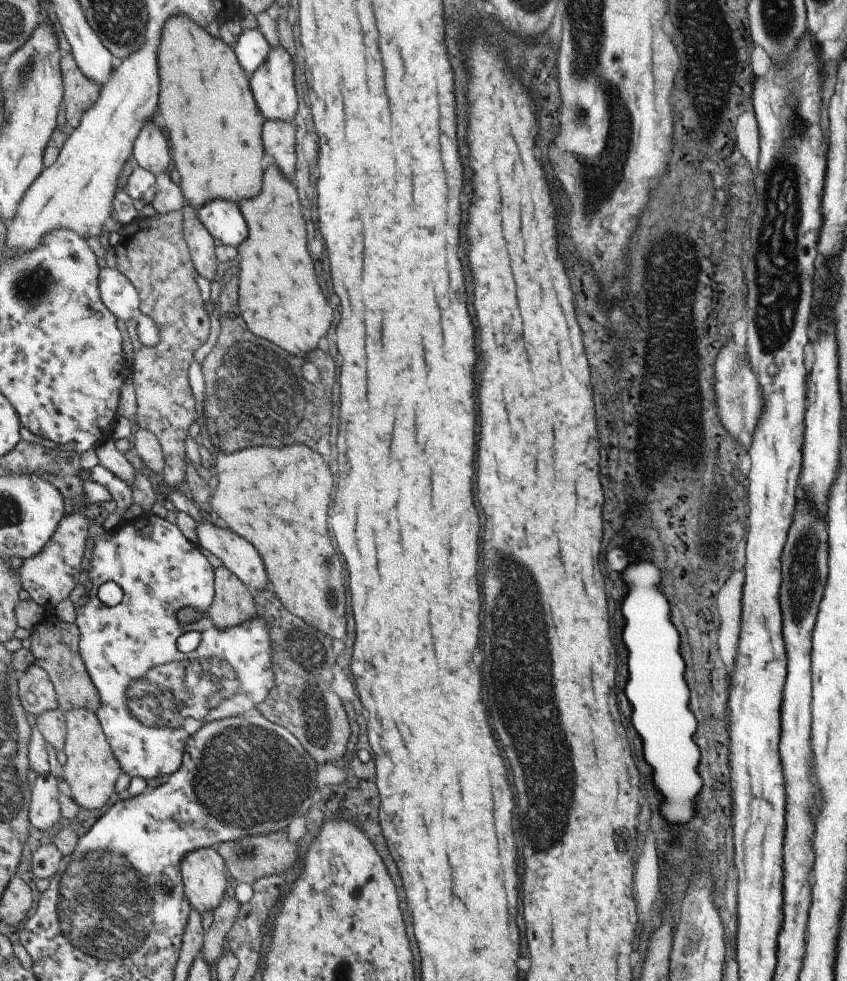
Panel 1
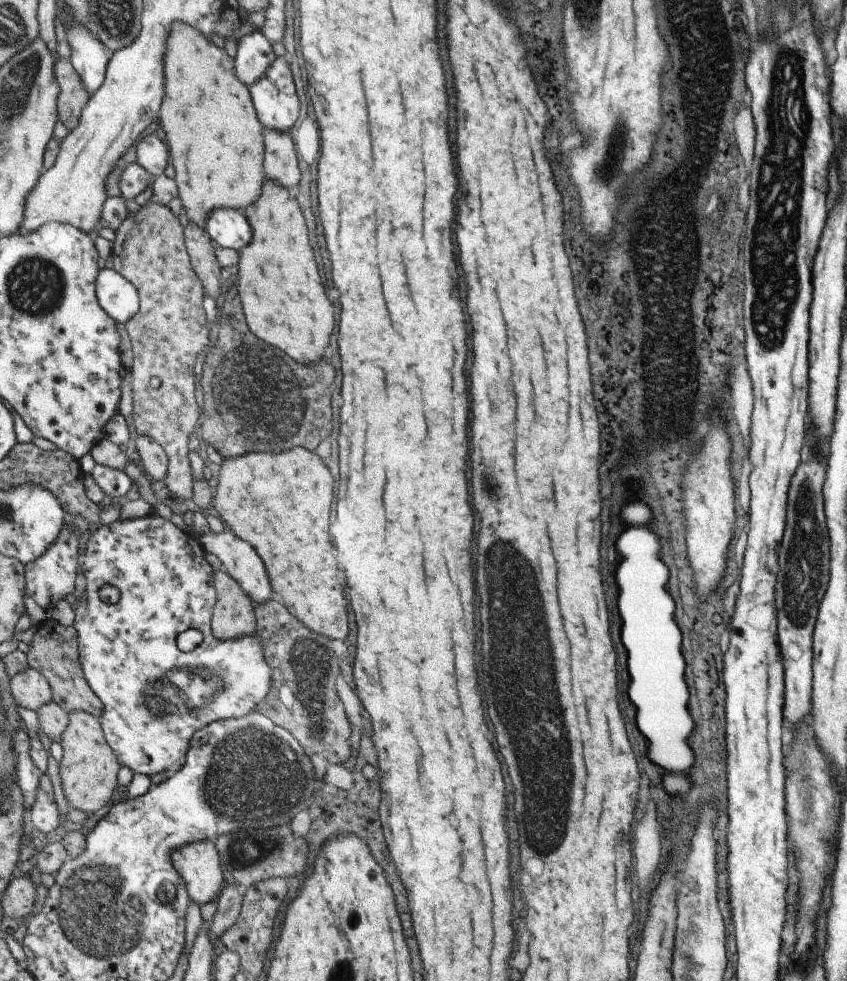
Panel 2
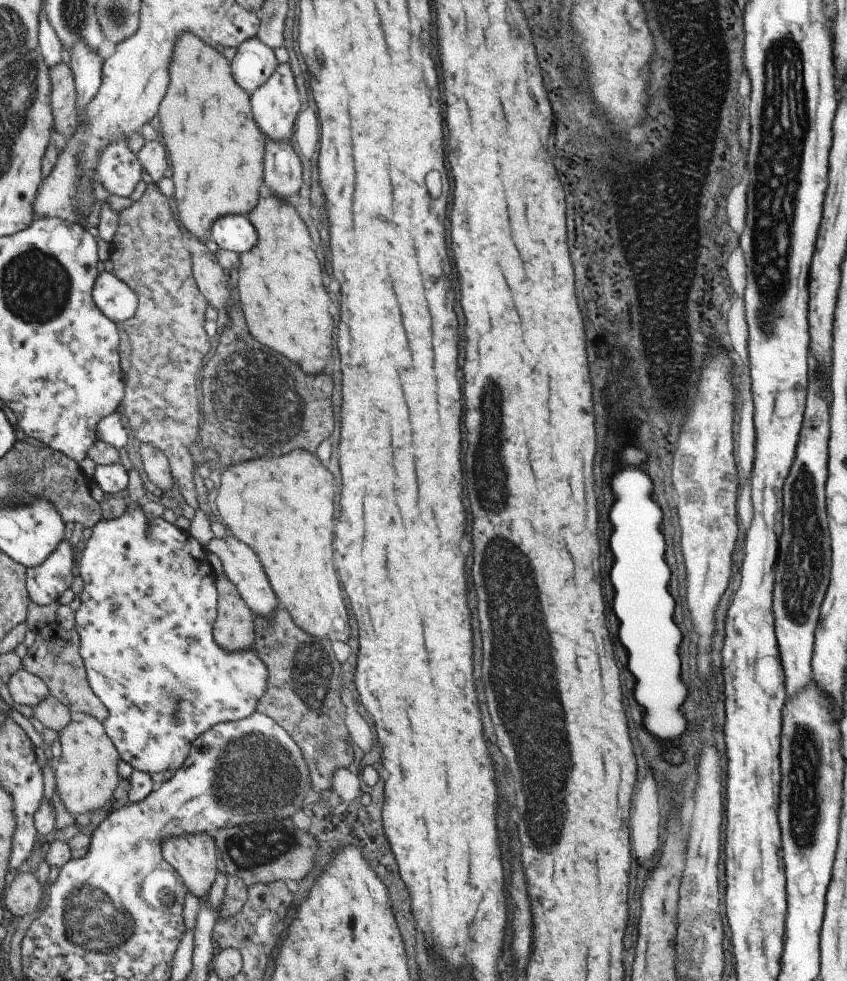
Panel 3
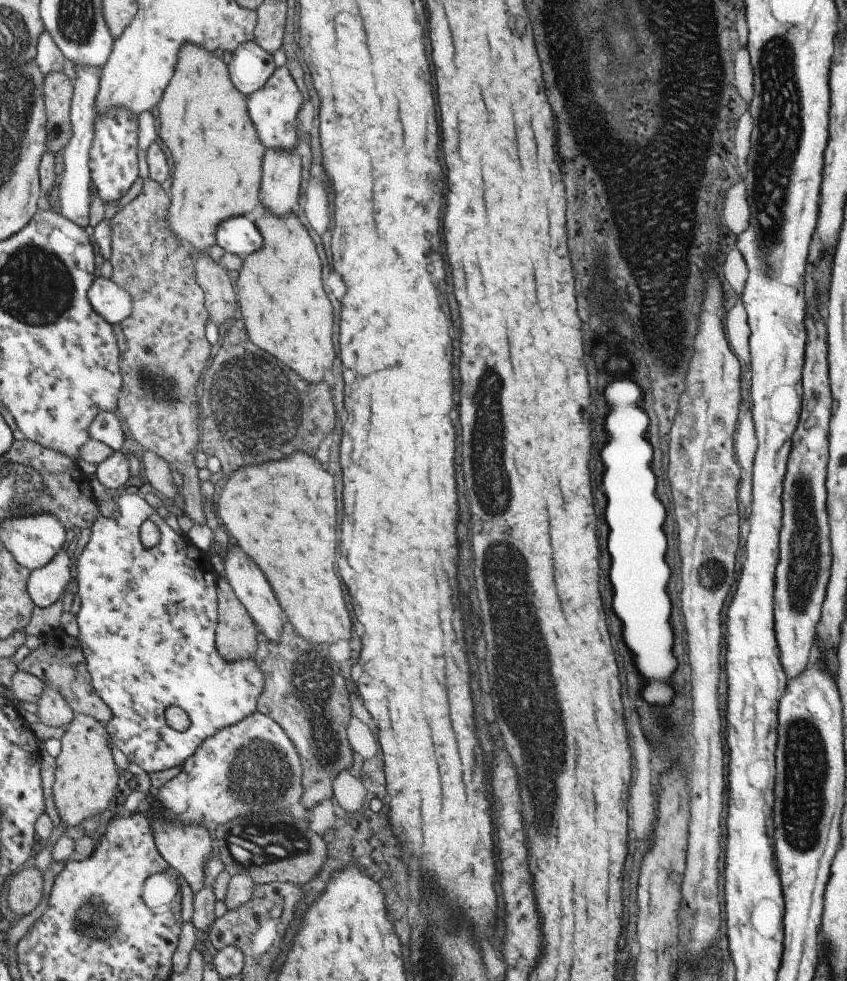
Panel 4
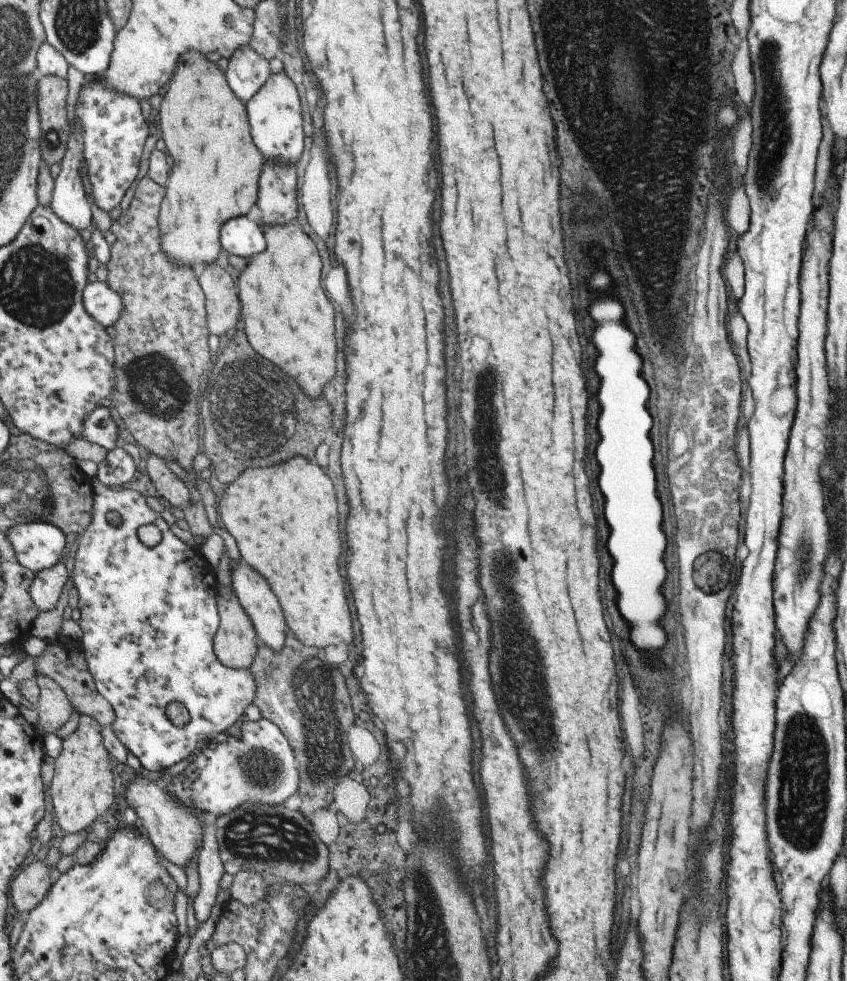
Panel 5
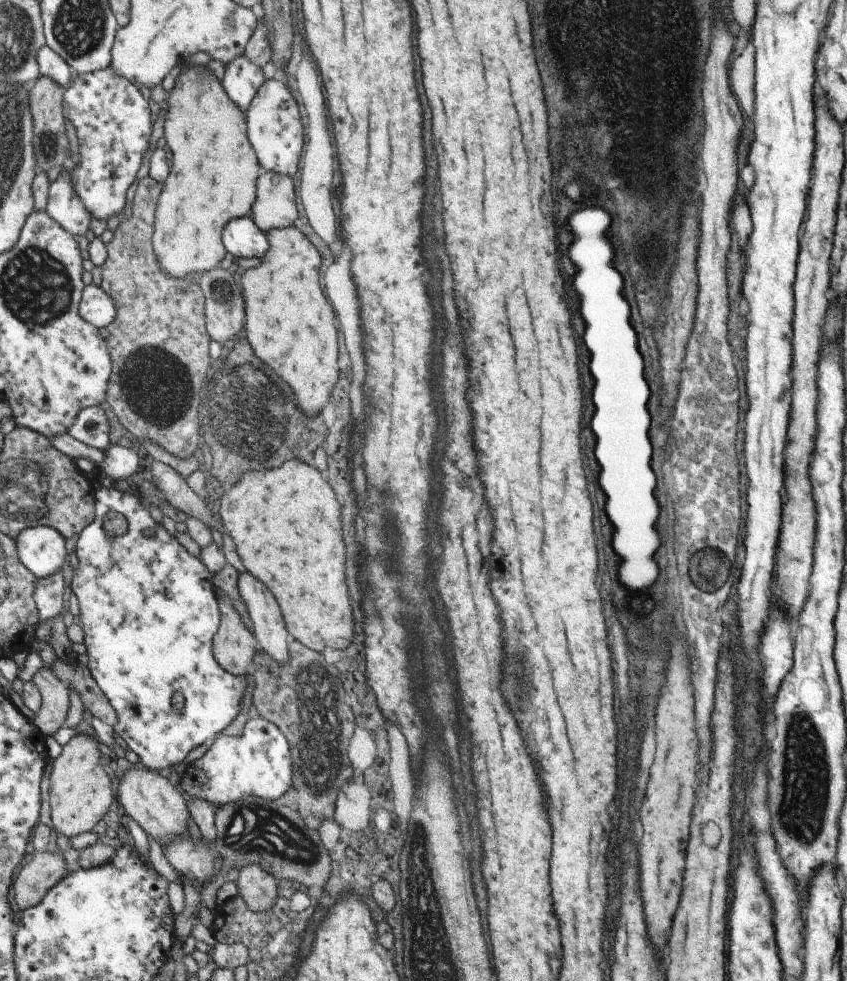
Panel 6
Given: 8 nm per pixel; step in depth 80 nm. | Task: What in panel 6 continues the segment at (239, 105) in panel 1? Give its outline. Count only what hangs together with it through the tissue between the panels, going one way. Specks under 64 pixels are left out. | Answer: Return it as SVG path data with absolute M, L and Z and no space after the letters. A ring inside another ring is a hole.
M205 66L188 67L179 74L175 87L169 93L164 121L164 138L171 156L172 167L163 184L160 202L156 210L154 248L162 267L174 277L199 276L219 268L225 256L222 234L225 224L235 216L245 217L251 211L256 198L255 180L259 180L259 160L247 135L247 116L228 97L224 85Z

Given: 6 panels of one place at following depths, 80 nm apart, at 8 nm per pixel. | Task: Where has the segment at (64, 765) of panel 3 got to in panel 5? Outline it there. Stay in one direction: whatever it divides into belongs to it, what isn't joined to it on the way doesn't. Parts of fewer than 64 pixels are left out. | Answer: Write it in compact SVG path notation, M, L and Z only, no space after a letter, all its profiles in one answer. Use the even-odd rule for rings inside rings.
M81 714L79 716L77 728L64 738L63 752L61 752L61 754L55 759L54 775L49 793L52 798L52 804L54 806L53 810L55 814L55 820L58 826L65 832L65 834L73 834L74 832L77 833L79 830L88 831L91 824L93 824L95 820L100 820L103 816L103 812L107 812L107 810L109 810L109 806L115 802L115 778L113 778L113 772L111 772L111 768L114 765L114 759L108 751L108 748L105 746L104 734L102 733L104 730L105 729L103 728L102 724L96 718Z

